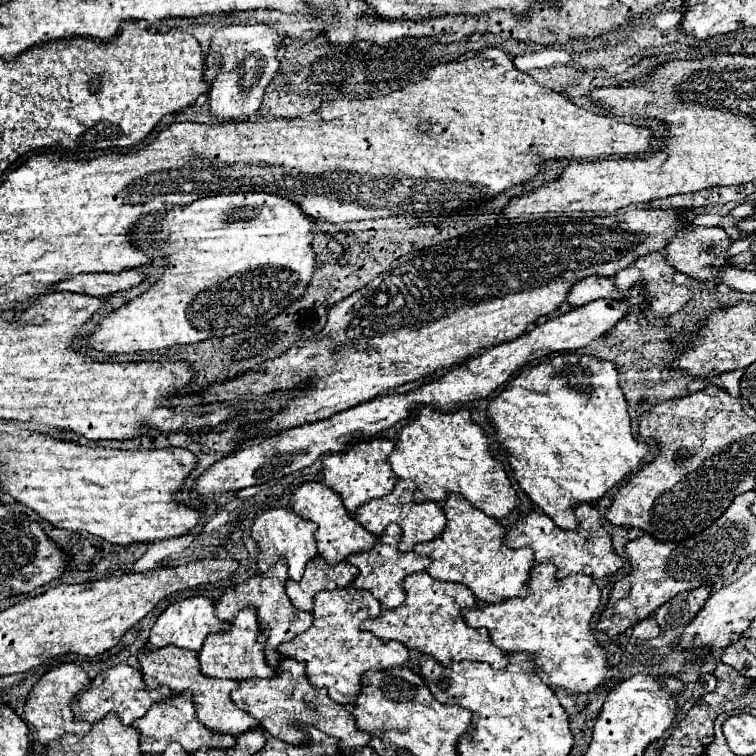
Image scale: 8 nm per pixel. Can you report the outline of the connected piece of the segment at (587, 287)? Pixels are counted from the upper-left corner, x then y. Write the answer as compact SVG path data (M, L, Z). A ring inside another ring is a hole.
M586 277L572 285L568 291L568 303L570 305L586 305L594 299L610 297L610 299L622 299L622 293L614 287L614 281L610 277Z

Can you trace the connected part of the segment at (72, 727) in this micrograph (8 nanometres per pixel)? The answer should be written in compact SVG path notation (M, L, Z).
M64 663L44 673L40 681L32 687L28 701L24 705L24 717L28 723L34 725L42 745L48 745L54 739L60 739L64 733L88 733L90 731L90 723L76 721L76 715L70 707L70 703L74 701L74 695L78 695L78 691L82 691L88 683L90 683L90 677L86 675L82 667L74 663Z

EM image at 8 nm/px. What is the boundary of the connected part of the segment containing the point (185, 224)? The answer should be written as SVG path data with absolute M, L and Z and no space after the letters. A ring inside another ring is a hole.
M228 193L228 195L212 195L212 197L202 197L202 199L196 199L194 203L190 205L184 205L184 207L172 207L168 209L160 219L156 219L156 223L150 227L150 237L162 251L162 257L166 261L166 267L164 267L164 273L162 277L152 283L144 293L140 293L138 297L130 299L126 305L122 305L120 309L116 309L114 313L108 313L96 327L94 333L88 333L88 343L84 343L86 347L90 349L96 349L96 351L104 351L104 353L134 353L134 351L160 351L160 349L172 349L172 347L198 347L198 343L204 343L206 339L214 339L214 335L236 335L238 331L246 331L248 327L258 327L258 323L266 323L266 319L272 319L276 309L282 309L286 307L288 303L292 303L294 299L298 299L298 295L308 287L310 279L312 279L312 273L314 273L314 251L310 247L312 243L312 225L314 225L314 219L310 219L308 215L304 215L304 211L300 211L298 205L294 205L292 201L280 197L280 195L270 195L270 193ZM238 263L238 269L228 269L230 265ZM252 287L258 287L262 289L262 293L268 293L270 297L264 297L264 295L252 295Z

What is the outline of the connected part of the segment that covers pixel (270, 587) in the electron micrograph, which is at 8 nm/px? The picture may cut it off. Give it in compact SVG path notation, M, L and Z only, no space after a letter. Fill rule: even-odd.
M280 559L276 565L270 567L270 571L266 571L262 575L252 575L244 583L226 589L224 595L216 601L216 615L222 621L232 621L234 615L244 607L256 607L258 617L260 617L260 627L262 627L262 631L266 631L266 647L264 647L266 661L272 669L276 669L278 661L280 661L278 651L276 651L278 645L284 641L290 641L294 635L306 631L306 627L310 627L310 623L312 623L312 615L308 611L300 611L290 603L290 599L284 591L286 579L288 579L288 565L286 565L286 559Z

